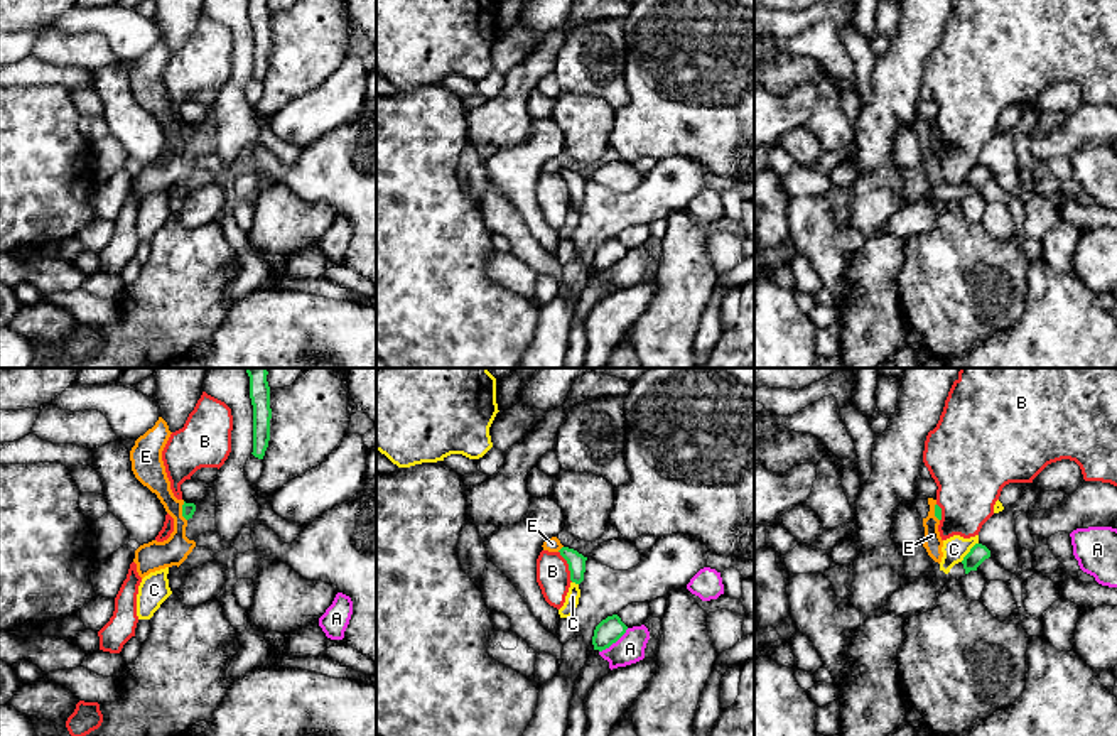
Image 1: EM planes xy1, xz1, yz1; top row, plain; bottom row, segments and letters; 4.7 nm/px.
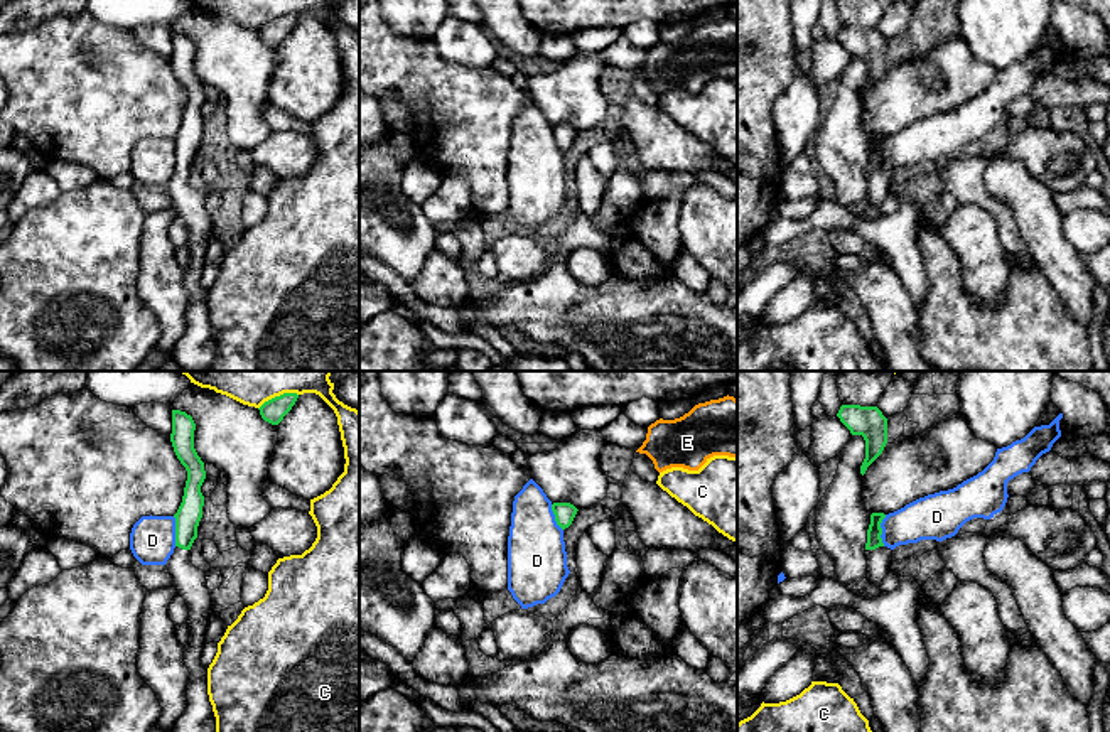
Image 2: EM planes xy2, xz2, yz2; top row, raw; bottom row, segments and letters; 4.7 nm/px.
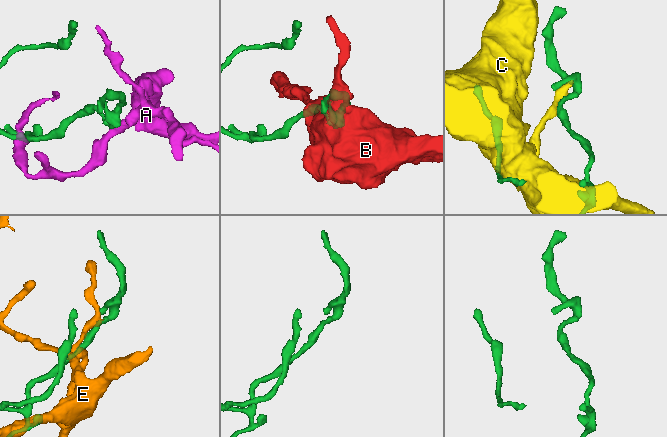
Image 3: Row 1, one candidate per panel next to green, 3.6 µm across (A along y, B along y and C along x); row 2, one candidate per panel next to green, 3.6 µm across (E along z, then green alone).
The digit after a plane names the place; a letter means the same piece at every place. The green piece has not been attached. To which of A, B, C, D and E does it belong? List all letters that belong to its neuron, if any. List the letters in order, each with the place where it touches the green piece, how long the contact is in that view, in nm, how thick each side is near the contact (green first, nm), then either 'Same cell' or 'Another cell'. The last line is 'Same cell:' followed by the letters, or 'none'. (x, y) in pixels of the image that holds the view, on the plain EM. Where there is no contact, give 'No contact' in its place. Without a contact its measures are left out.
A: Touches green at xz1 (613, 264). Shared border 180 nm. Thickness 120 nm (green) against 140 nm. Another cell
B: Touches green at xz1 (569, 188). Shared border 170 nm. Thickness 90 nm (green) against 160 nm. Another cell
C: Touches green at yz1 (969, 174). Shared border 130 nm. Thickness 90 nm (green) against 120 nm. Another cell
D: Touches green at yz2 (881, 152). Shared border 150 nm. Thickness 70 nm (green) against 200 nm. Another cell
E: Touches green at xy1 (183, 134). Shared border 100 nm. Thickness 60 nm (green) against 140 nm. Another cell
Same cell: none

